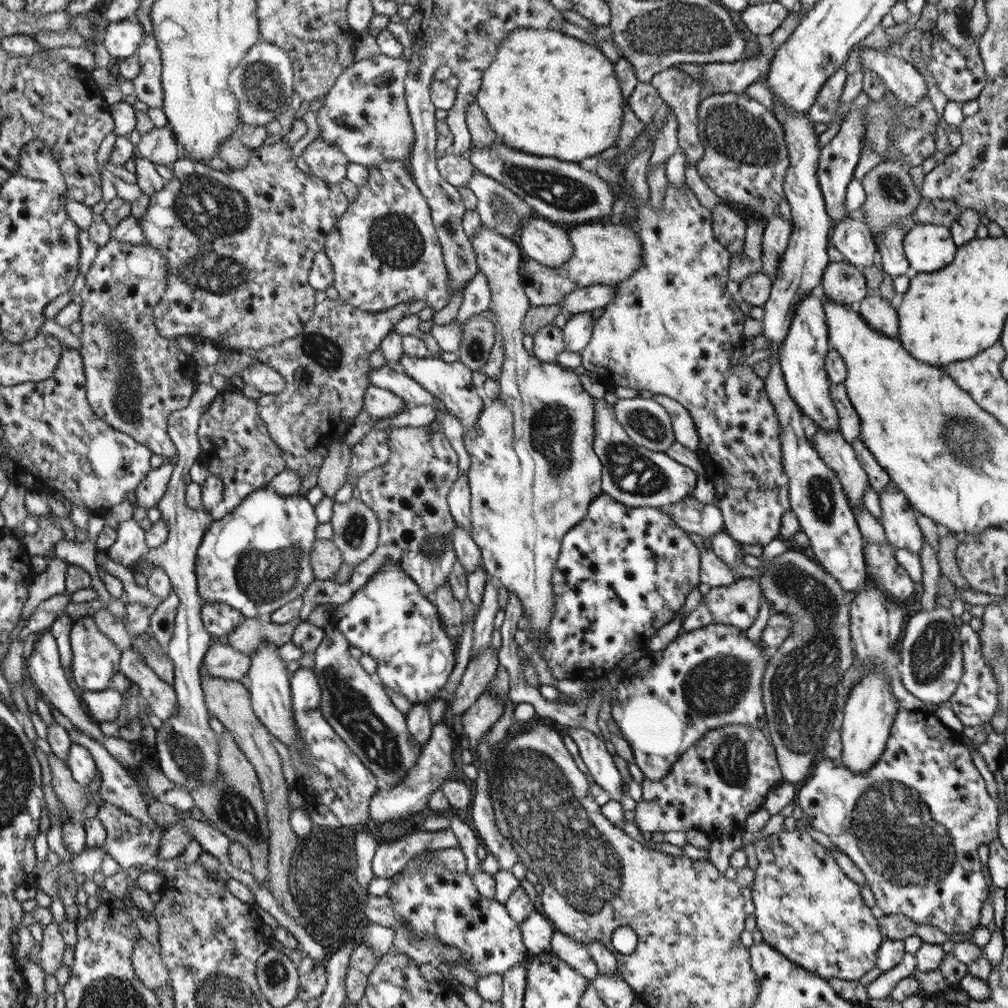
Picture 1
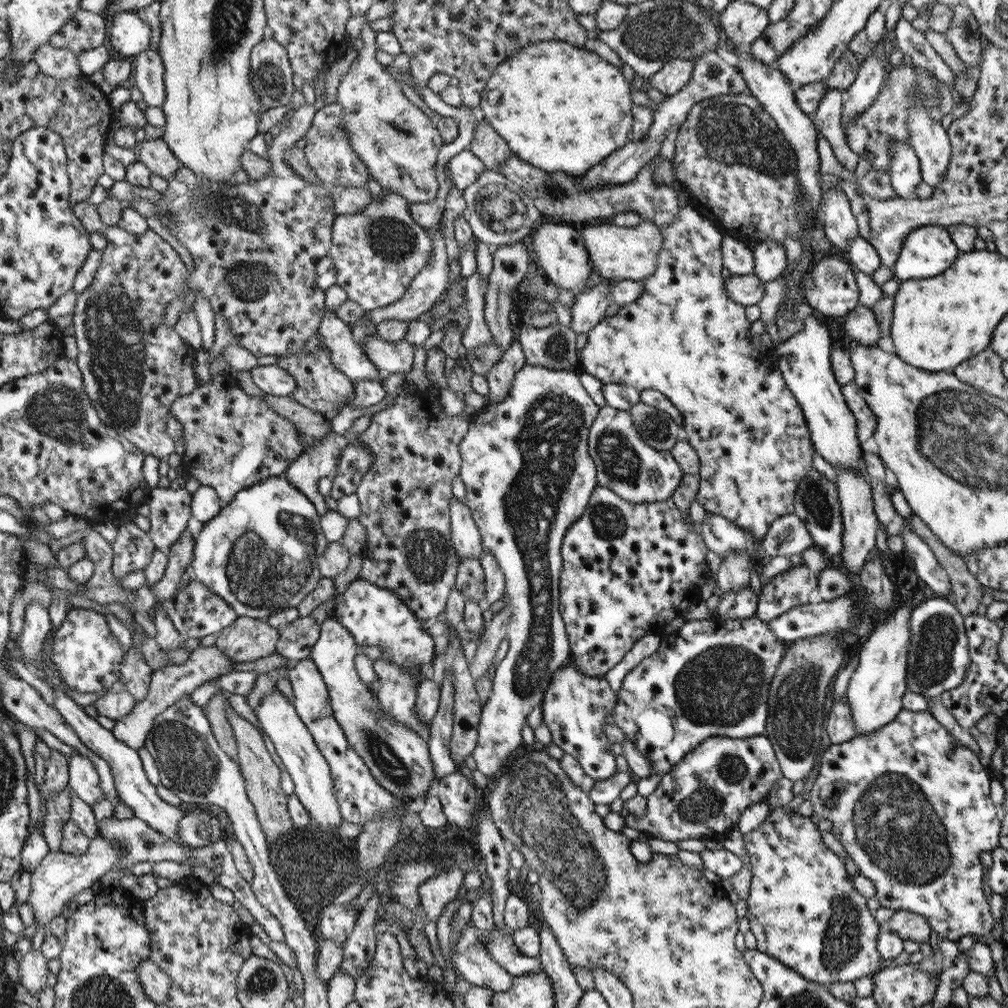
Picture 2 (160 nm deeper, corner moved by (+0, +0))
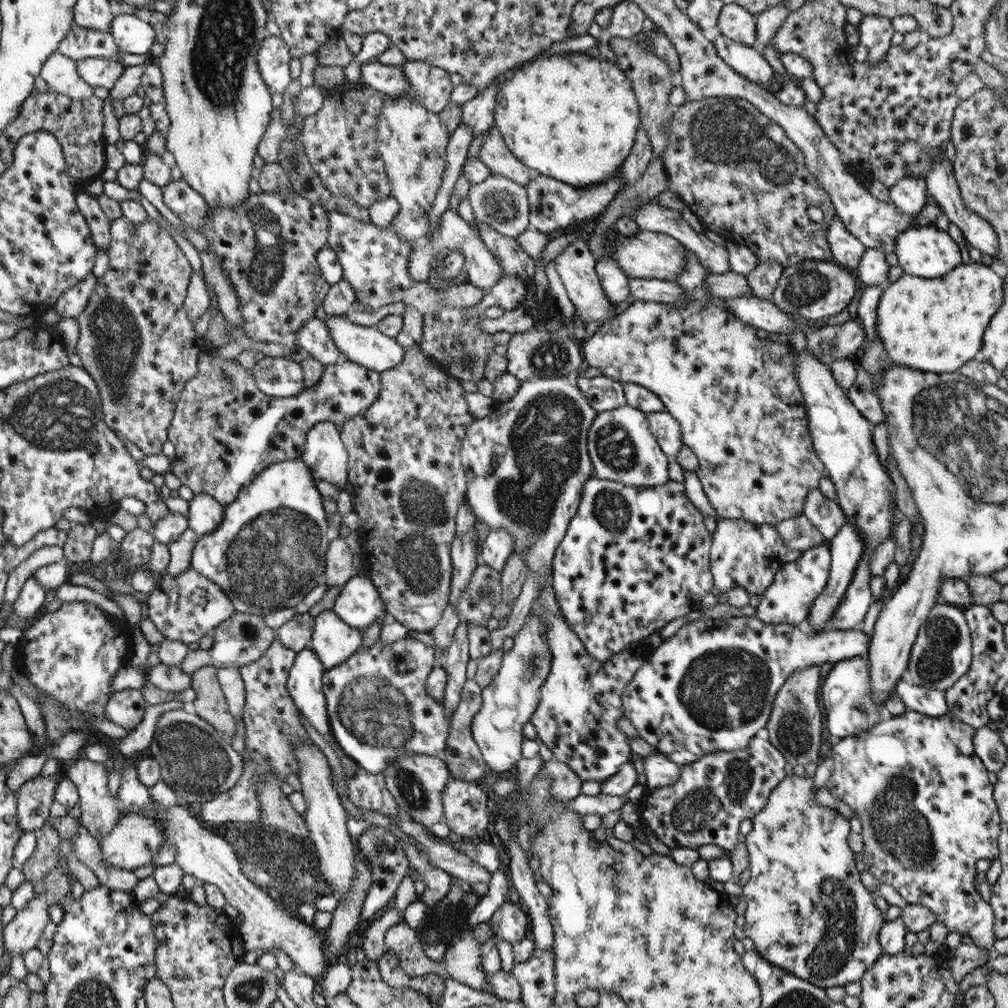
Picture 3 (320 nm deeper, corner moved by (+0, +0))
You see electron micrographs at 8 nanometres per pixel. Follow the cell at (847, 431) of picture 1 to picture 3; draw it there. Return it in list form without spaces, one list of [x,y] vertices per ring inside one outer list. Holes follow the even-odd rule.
[[[858,365],[857,380],[850,389],[846,390],[846,394],[850,402],[860,411],[860,414],[867,418],[872,426],[875,426],[885,420],[885,414],[880,399],[872,392],[872,388],[873,381],[869,376],[869,372]]]

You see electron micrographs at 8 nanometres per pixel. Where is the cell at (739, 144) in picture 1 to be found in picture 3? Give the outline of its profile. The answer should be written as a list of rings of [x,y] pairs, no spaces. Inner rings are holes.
[[[704,97],[702,100],[684,103],[679,106],[678,112],[674,114],[674,119],[670,125],[670,136],[668,148],[663,152],[663,165],[667,172],[667,188],[678,194],[685,206],[688,207],[701,221],[706,229],[717,232],[727,243],[748,247],[758,259],[758,262],[775,260],[782,266],[796,265],[806,260],[831,261],[831,250],[827,241],[827,230],[835,217],[835,206],[832,204],[830,195],[820,186],[816,177],[808,170],[803,152],[788,138],[786,131],[779,125],[774,124],[760,113],[758,109],[747,100],[736,97]],[[811,206],[820,208],[824,218],[820,223],[810,220],[806,210]]]

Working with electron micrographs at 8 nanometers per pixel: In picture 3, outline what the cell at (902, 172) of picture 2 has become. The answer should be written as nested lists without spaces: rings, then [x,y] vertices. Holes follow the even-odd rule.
[[[905,176],[889,188],[891,203],[902,214],[919,214],[927,200],[927,184],[922,178]]]

